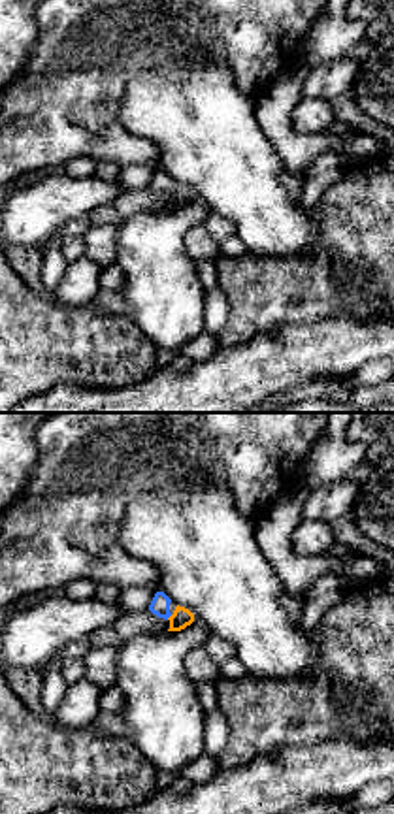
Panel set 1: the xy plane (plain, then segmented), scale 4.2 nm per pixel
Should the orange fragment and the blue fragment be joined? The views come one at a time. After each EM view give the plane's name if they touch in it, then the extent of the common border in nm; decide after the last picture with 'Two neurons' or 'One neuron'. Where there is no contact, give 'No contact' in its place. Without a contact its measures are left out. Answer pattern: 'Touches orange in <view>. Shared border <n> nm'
Touches orange in xy. Shared border 40 nm

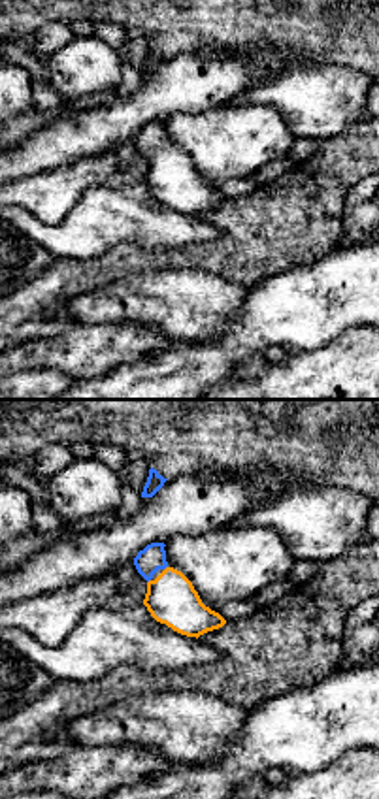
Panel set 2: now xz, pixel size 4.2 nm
No contact

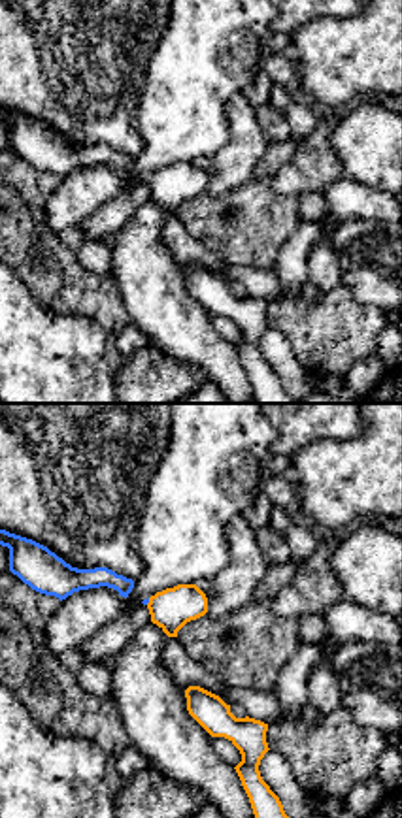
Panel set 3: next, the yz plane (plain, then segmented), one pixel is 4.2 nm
Touches orange in yz. Shared border 40 nm

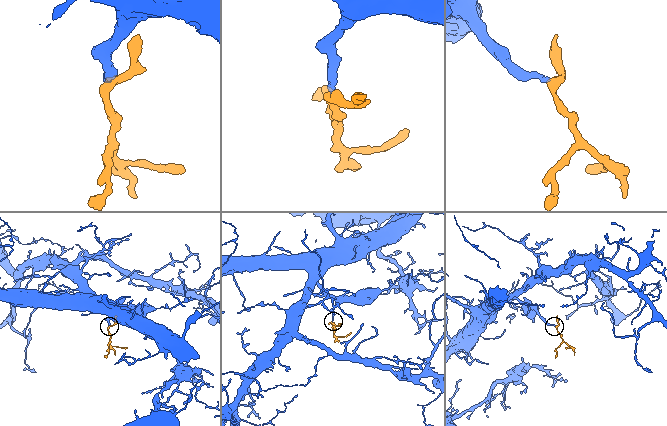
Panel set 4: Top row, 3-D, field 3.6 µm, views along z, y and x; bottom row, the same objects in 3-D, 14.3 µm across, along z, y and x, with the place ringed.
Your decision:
One neuron

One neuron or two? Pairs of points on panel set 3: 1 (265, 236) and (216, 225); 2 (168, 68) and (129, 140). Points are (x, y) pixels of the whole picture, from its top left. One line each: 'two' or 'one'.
1: one
2: two

